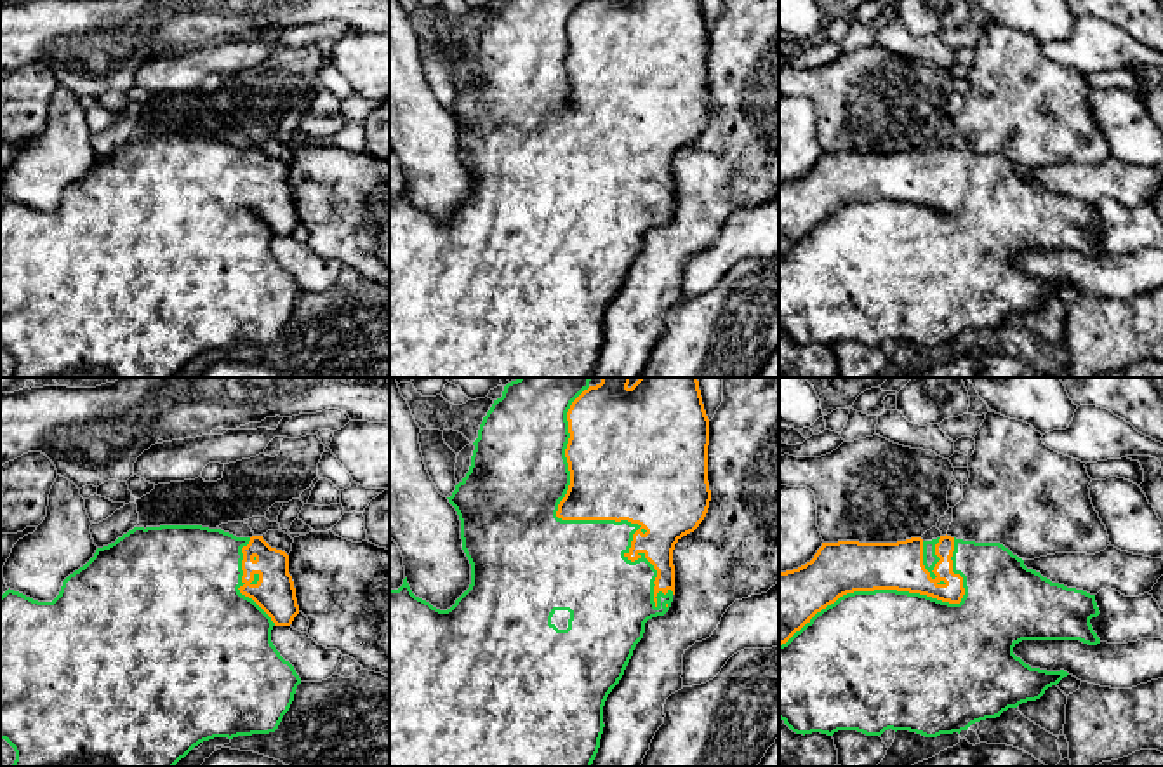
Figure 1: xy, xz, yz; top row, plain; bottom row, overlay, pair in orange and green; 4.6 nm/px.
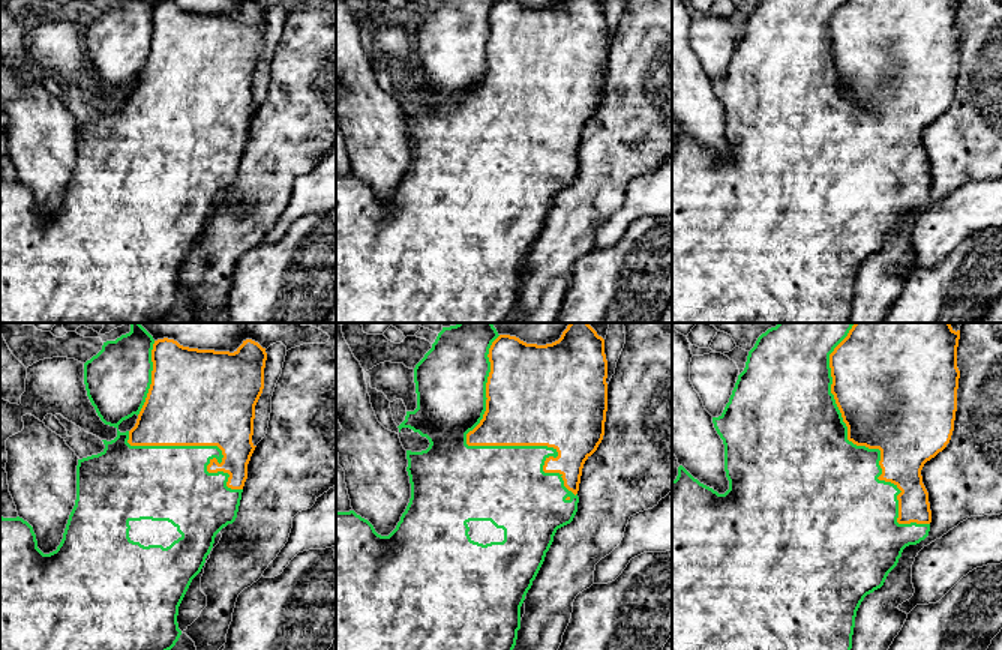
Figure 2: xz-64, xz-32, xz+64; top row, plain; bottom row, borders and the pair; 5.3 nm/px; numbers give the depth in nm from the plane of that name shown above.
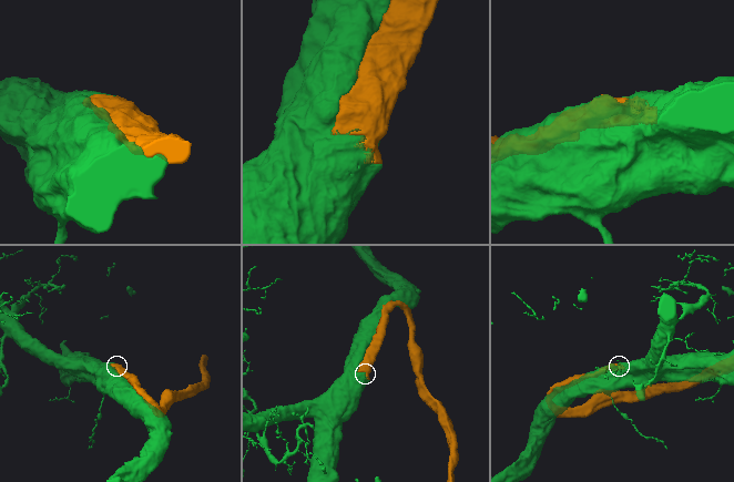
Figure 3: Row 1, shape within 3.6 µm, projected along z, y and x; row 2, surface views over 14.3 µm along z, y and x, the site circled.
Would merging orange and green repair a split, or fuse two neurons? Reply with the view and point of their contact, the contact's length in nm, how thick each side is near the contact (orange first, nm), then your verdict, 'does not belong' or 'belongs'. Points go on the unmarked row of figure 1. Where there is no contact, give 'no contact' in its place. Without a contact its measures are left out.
xz (584, 129) | 1050 nm | 420/420 nm | belongs

